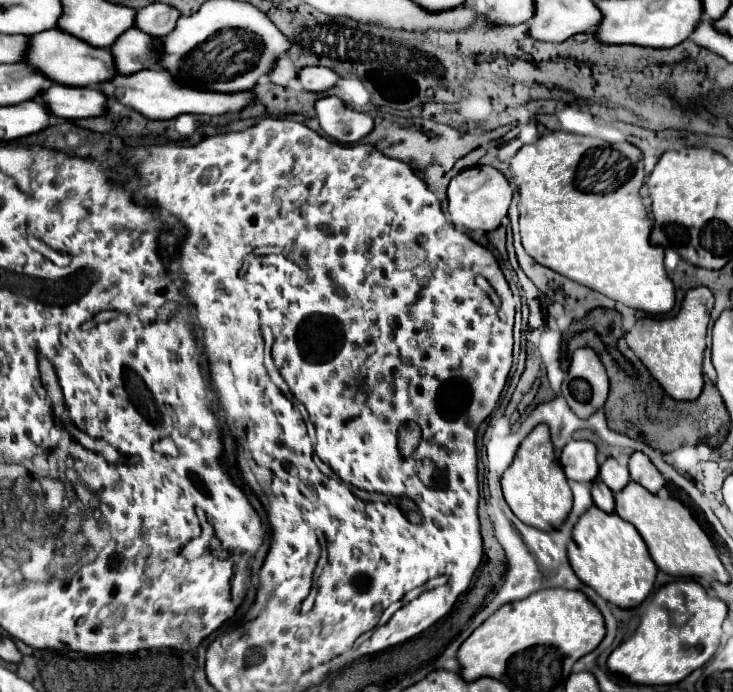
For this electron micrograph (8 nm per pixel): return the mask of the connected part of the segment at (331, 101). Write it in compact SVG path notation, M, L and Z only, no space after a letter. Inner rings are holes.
M326 96L326 98L316 100L314 110L318 116L320 128L330 138L334 138L336 142L342 142L342 144L360 142L374 128L374 120L370 114L348 108L336 96Z

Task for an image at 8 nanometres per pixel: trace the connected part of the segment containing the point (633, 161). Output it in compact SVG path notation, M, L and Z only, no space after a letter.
M548 132L544 134L540 140L536 140L534 144L526 144L522 146L516 156L510 160L510 170L514 174L514 178L518 180L518 192L520 192L520 202L518 202L518 210L520 210L520 236L522 236L522 244L524 250L538 262L544 264L548 268L552 268L554 272L560 272L564 276L568 276L570 280L580 282L582 286L588 286L616 302L622 302L630 308L636 310L644 310L648 314L666 314L674 308L674 284L672 280L666 276L664 270L664 248L660 246L652 246L650 244L650 230L652 230L652 222L646 214L646 206L640 198L640 188L644 184L644 162L642 162L642 152L628 144L608 144L604 140L592 138L592 136L582 136L582 134L568 134L568 132Z

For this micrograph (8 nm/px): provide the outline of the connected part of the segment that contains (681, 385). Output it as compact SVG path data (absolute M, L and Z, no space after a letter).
M692 288L686 292L682 308L674 318L640 318L636 326L624 336L630 350L642 360L642 364L664 388L664 392L674 400L696 400L702 392L702 358L706 350L706 330L712 304L714 296L708 288Z

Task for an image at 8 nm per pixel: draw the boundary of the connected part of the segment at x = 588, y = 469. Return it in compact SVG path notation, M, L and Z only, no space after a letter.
M572 440L564 446L560 464L568 480L576 482L592 482L598 476L596 462L596 446L586 440Z

